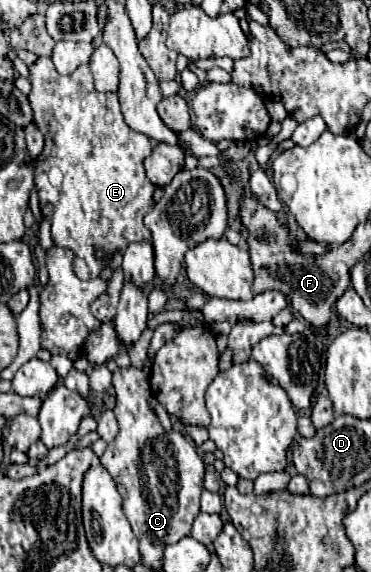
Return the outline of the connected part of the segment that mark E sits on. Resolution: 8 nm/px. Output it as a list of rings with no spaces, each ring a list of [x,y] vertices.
[[[38,57],[30,69],[32,91],[28,95],[34,123],[42,131],[46,145],[42,155],[36,159],[36,189],[40,197],[42,215],[52,225],[54,245],[68,247],[76,255],[76,275],[80,279],[92,279],[100,275],[102,261],[94,257],[94,249],[100,247],[108,253],[124,251],[134,241],[150,241],[150,231],[144,227],[144,215],[154,207],[152,193],[154,185],[146,179],[142,161],[150,155],[152,143],[146,135],[132,131],[120,111],[116,93],[100,93],[92,83],[88,65],[80,65],[70,75],[60,75],[50,57]]]

